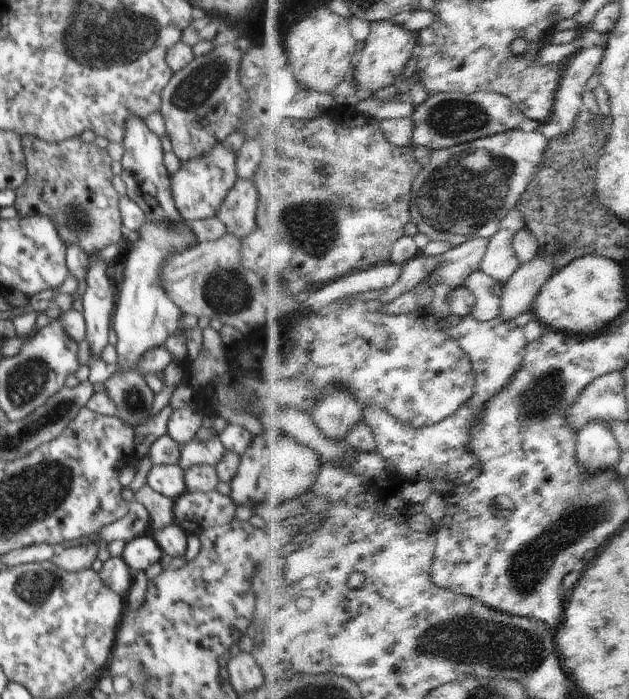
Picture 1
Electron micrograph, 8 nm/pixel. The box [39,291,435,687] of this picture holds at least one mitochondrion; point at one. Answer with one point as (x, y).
(134, 401)

